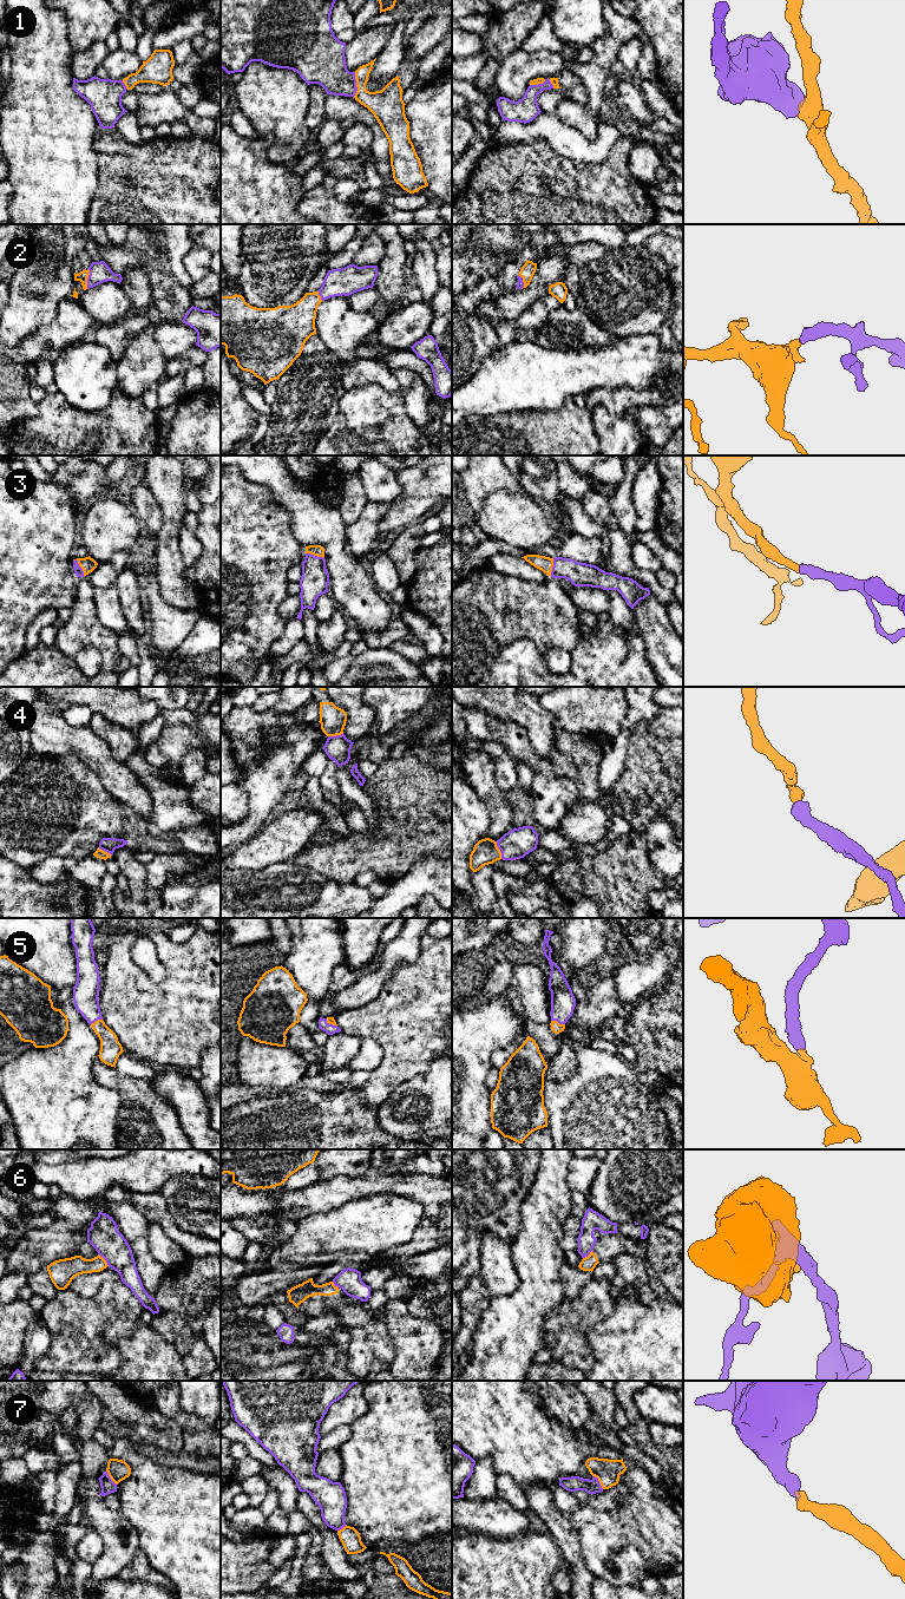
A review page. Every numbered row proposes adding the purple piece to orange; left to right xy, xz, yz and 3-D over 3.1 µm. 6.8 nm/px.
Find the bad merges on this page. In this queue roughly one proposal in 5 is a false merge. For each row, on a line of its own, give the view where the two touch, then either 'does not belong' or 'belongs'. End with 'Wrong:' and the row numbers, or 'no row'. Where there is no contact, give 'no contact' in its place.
1: contact in xz; belongs
2: contact in xy; belongs
3: contact in xy; belongs
4: contact in yz; belongs
5: contact in yz; belongs
6: contact in xy; does not belong
7: contact in yz; belongs
Wrong: 6

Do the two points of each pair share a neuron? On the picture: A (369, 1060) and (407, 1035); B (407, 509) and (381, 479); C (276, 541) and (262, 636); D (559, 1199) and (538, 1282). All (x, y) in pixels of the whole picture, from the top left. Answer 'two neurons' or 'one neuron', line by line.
A: two neurons
B: two neurons
C: one neuron
D: one neuron

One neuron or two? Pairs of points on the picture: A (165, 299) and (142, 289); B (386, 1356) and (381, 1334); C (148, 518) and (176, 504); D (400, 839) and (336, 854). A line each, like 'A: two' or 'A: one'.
A: two
B: one
C: two
D: one

